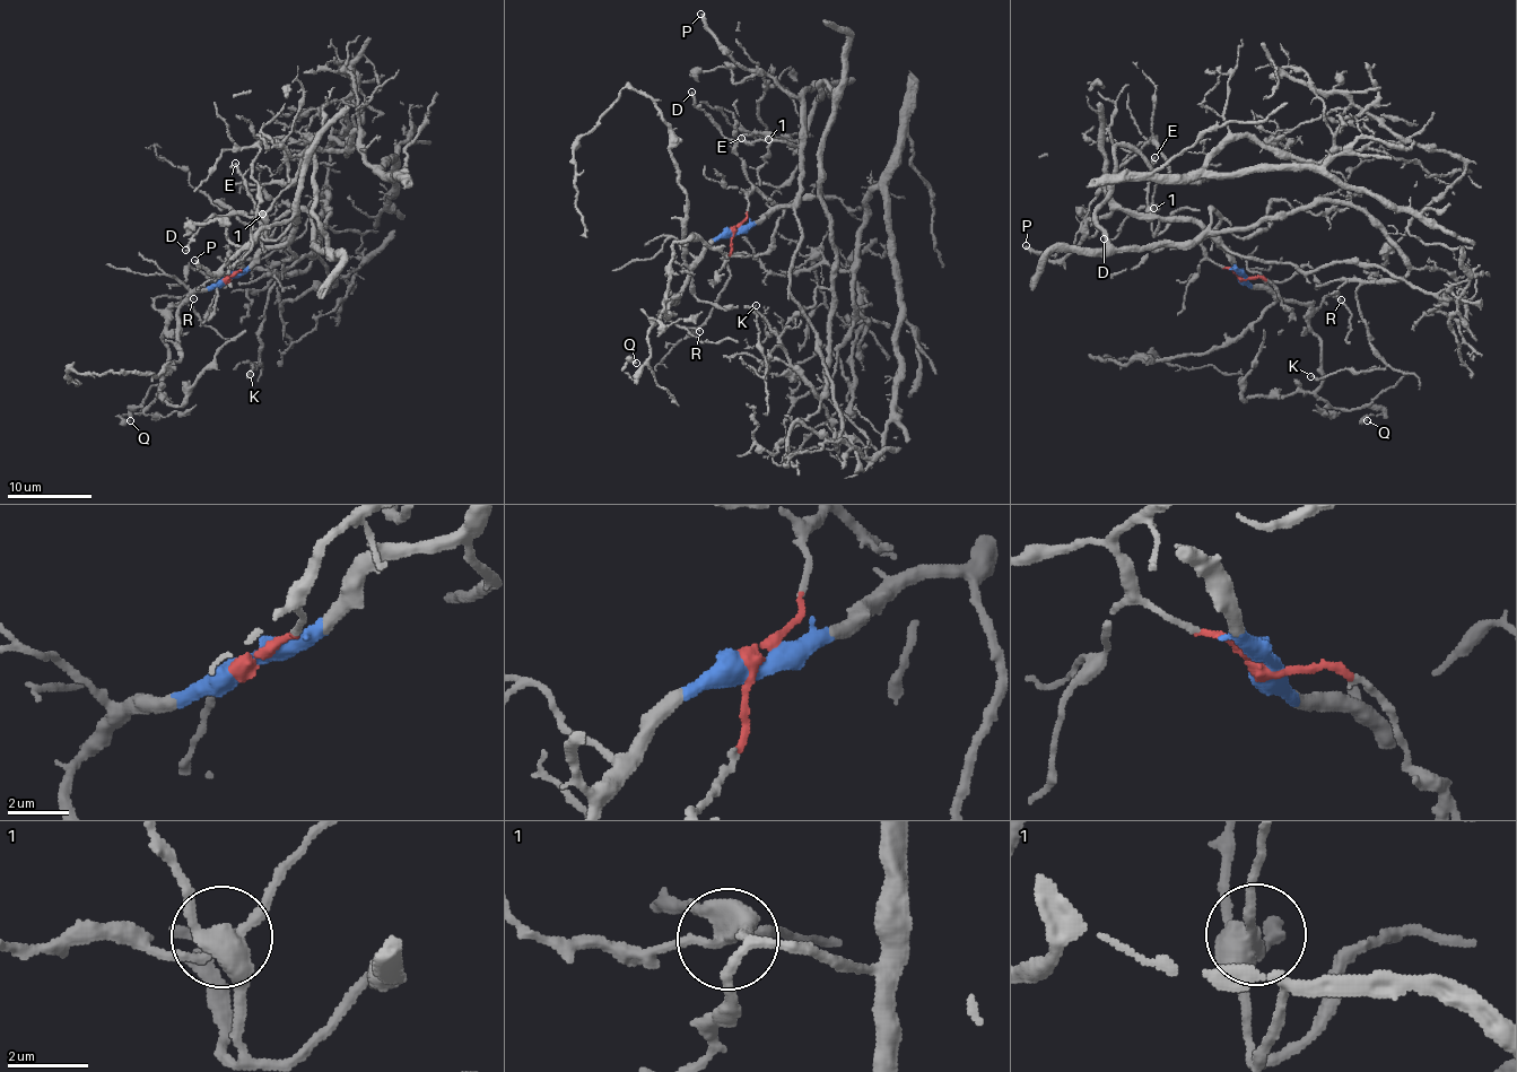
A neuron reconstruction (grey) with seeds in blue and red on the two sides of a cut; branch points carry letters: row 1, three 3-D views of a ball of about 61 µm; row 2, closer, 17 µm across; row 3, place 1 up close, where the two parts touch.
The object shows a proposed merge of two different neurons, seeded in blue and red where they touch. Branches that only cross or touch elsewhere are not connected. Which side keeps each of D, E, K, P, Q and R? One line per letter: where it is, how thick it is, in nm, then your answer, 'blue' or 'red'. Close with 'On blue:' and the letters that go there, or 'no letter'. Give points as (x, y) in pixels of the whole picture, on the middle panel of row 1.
D: (691, 92) | 200 nm | red
E: (741, 138) | 240 nm | blue
K: (756, 305) | 160 nm | red
P: (700, 14) | 360 nm | blue
Q: (636, 363) | 200 nm | blue
R: (699, 331) | 160 nm | blue
On blue: E, P, Q, R

